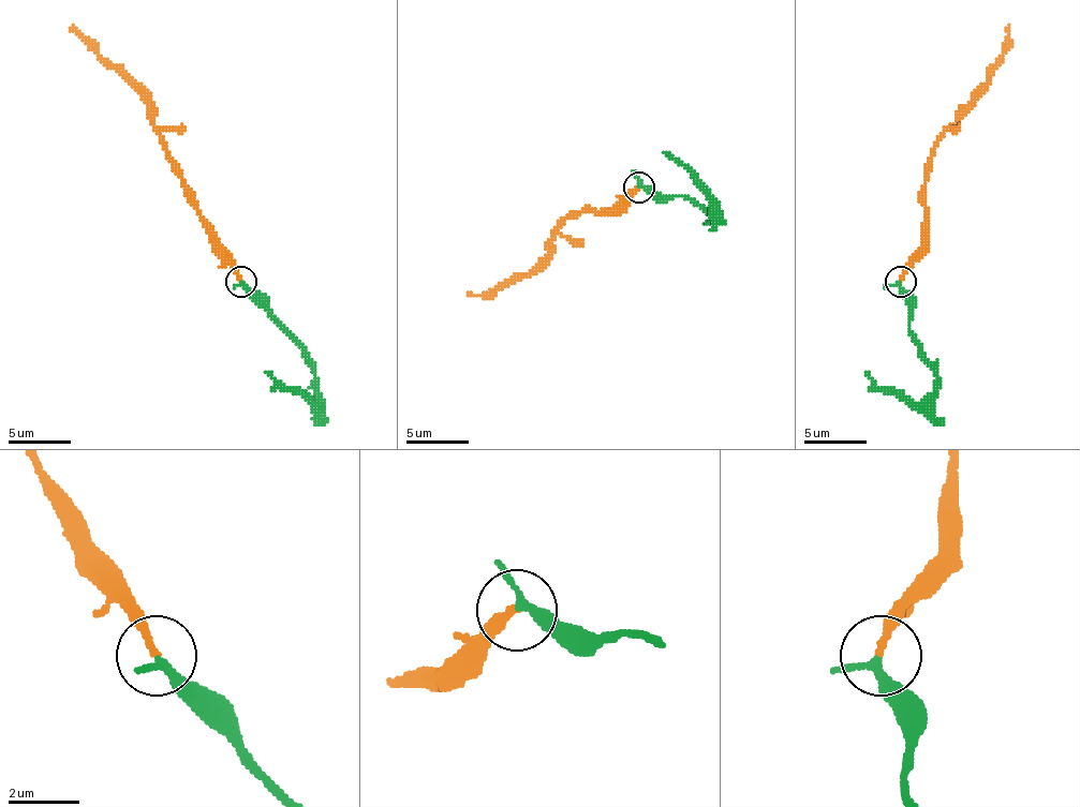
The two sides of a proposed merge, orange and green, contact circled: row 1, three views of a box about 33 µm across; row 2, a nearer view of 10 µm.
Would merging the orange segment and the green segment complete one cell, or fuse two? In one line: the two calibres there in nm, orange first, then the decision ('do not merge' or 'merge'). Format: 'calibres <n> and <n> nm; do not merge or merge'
calibres 200 and 200 nm; merge

